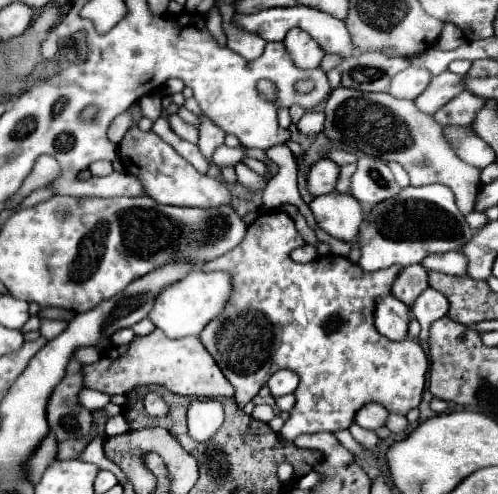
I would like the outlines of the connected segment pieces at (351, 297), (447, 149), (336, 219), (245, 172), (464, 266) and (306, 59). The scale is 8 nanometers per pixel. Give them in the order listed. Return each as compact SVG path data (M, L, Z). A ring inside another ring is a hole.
M272 209L256 217L238 249L232 249L230 253L202 265L202 271L226 271L232 277L232 295L226 303L226 309L214 317L198 337L226 379L236 387L234 399L238 407L242 409L246 403L250 403L272 373L278 369L290 369L300 375L300 385L294 393L296 403L290 411L290 419L280 433L280 437L286 441L292 441L304 433L334 433L348 429L354 423L356 413L368 403L378 403L390 413L406 415L410 409L420 405L426 383L428 357L418 341L409 338L390 341L382 337L374 329L372 317L376 297L390 295L392 279L400 273L402 267L366 273L360 269L360 265L338 255L318 257L312 263L302 265L292 261L290 253L304 244L288 213Z
M338 87L326 99L324 113L324 133L332 143L348 143L366 155L382 157L384 161L396 161L408 171L410 183L414 187L442 183L454 191L456 205L464 215L474 209L480 189L480 169L458 159L450 143L444 139L442 127L432 115L418 111L414 101L396 99L388 93L362 93L356 89Z
M332 191L328 195L314 197L308 203L308 209L316 219L316 225L330 237L346 243L358 239L362 223L362 207L352 195Z
M238 163L234 169L236 169L236 175L238 175L238 183L242 183L250 191L262 191L268 183L264 177L260 177L252 169L248 169L244 163Z
M460 251L426 257L426 261L422 261L422 267L444 273L444 275L456 275L456 277L466 277L468 275L468 259Z
M290 29L286 39L284 39L284 45L292 57L292 61L296 65L300 65L302 69L314 69L320 65L322 57L324 57L324 51L322 47L302 29Z

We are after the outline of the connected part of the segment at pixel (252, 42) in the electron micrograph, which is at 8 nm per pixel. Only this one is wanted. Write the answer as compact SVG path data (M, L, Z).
M220 5L220 15L222 15L222 29L228 37L228 49L232 49L234 53L242 55L248 61L258 59L262 55L266 41L256 33L236 27L236 23L232 21L234 19L232 5Z

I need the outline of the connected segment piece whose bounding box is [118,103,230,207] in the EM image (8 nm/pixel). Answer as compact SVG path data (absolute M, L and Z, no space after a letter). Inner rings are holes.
M134 103L128 111L132 113L134 125L126 131L126 135L118 143L118 157L124 165L124 169L140 179L148 197L152 197L164 205L198 205L198 207L222 205L222 201L230 201L230 191L222 181L218 181L210 175L198 173L184 157L180 157L156 133L152 133L152 131L144 133L138 129L136 123L138 123L138 117L142 117L142 109L138 103Z

